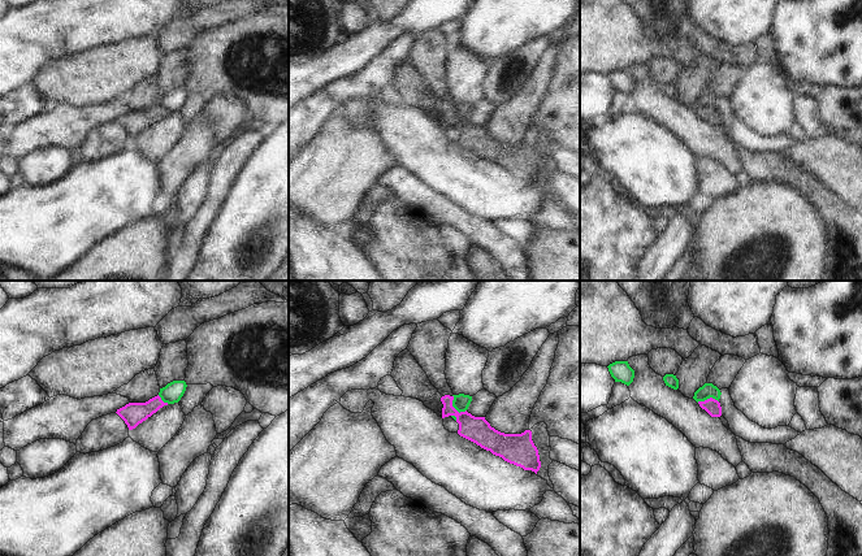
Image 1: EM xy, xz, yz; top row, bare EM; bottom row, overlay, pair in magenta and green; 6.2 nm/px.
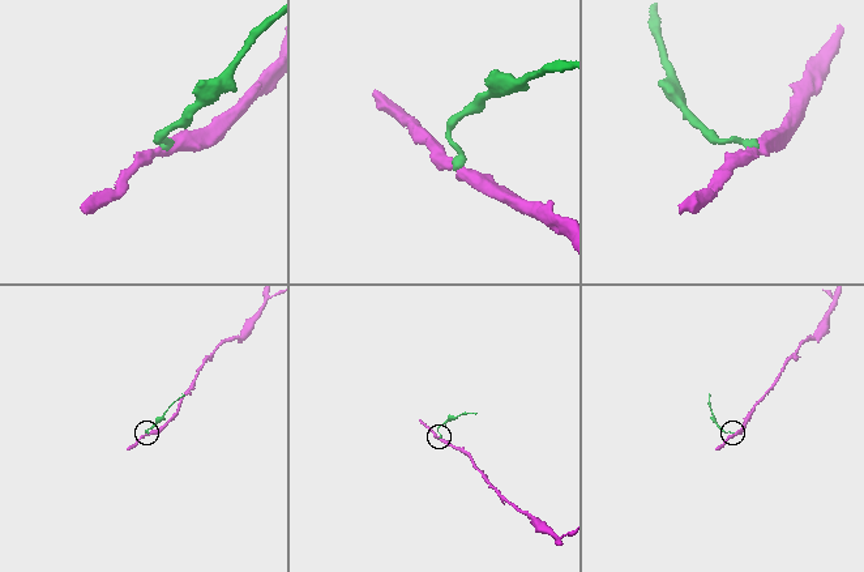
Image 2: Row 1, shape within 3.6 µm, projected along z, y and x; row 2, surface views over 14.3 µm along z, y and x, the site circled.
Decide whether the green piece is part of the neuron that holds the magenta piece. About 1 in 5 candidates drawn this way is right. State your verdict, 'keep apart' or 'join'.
keep apart

